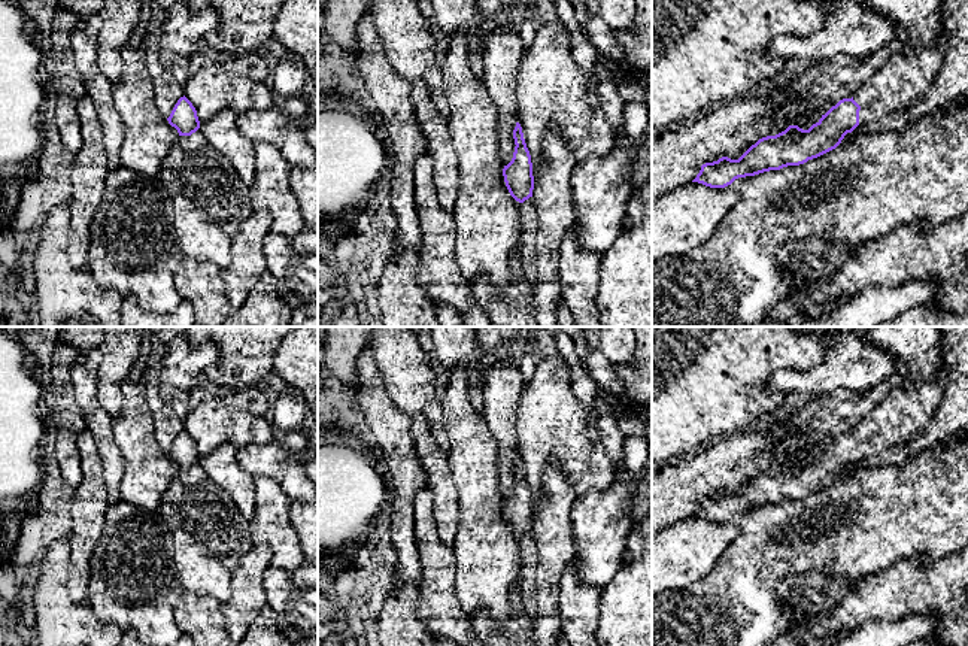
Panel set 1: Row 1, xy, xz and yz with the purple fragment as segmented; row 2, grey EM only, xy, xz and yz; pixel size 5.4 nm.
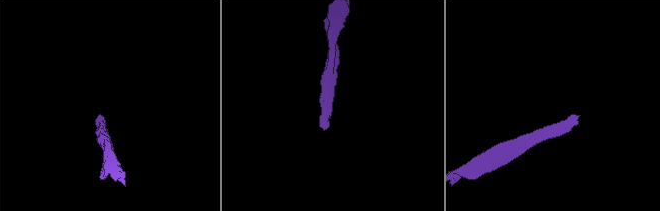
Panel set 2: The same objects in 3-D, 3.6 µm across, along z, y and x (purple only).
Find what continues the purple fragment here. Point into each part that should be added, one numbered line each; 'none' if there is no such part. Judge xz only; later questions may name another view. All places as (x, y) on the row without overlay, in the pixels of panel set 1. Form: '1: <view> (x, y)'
1: xz (528, 555)

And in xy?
1: xy (196, 475)

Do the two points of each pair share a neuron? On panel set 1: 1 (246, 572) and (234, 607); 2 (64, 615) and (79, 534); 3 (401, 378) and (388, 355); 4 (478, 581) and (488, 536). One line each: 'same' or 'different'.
1: same
2: different
3: same
4: same

